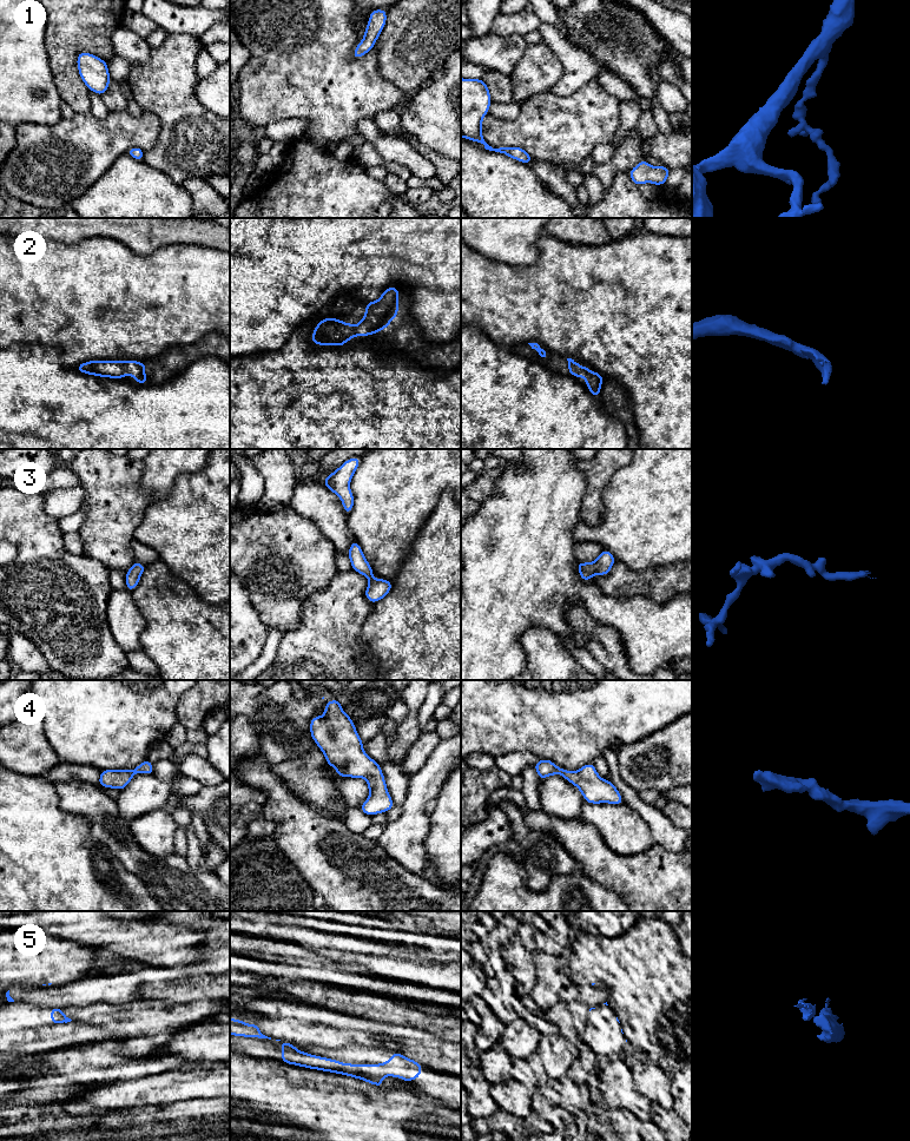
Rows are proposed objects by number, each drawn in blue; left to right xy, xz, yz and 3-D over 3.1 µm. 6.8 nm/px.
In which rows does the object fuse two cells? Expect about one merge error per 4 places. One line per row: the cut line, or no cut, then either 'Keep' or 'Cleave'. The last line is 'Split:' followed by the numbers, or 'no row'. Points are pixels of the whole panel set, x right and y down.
1: No split. Keep
2: No split. Keep
3: No split. Keep
4: No split. Keep
5: Split along xz (285, 1042), (292, 1046). Cleave
Split: 5

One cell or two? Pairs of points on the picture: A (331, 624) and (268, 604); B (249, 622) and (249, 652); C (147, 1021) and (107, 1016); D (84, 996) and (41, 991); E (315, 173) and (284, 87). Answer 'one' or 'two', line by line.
A: two
B: one
C: one
D: one
E: one

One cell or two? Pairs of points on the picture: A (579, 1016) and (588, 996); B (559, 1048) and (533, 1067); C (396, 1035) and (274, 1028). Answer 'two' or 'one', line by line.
A: two
B: two
C: one

